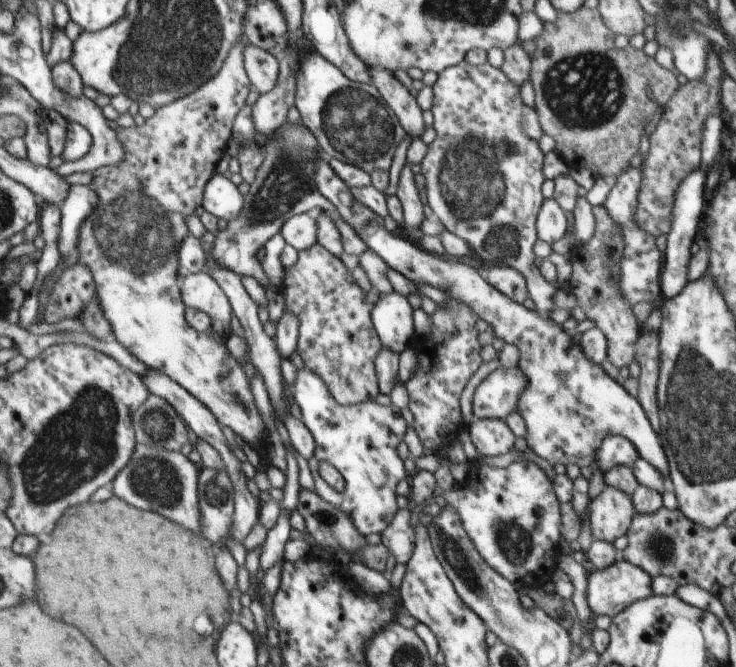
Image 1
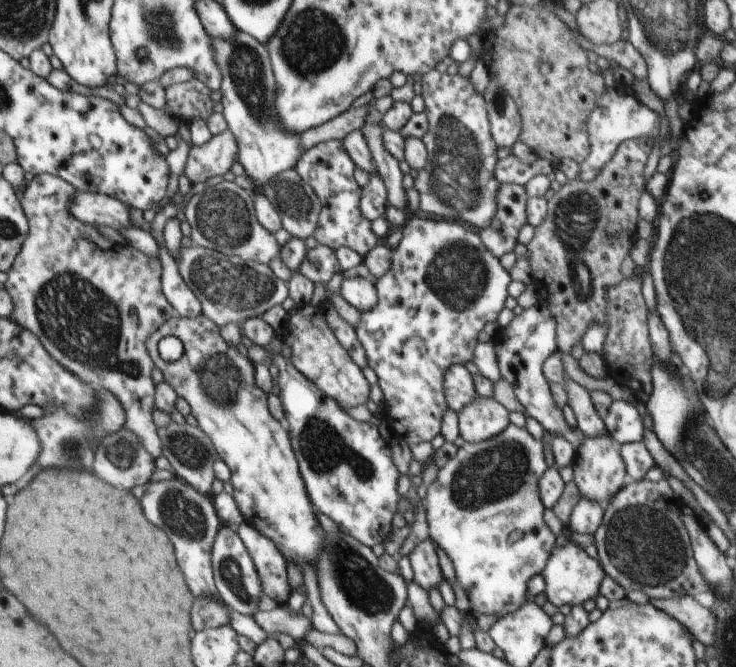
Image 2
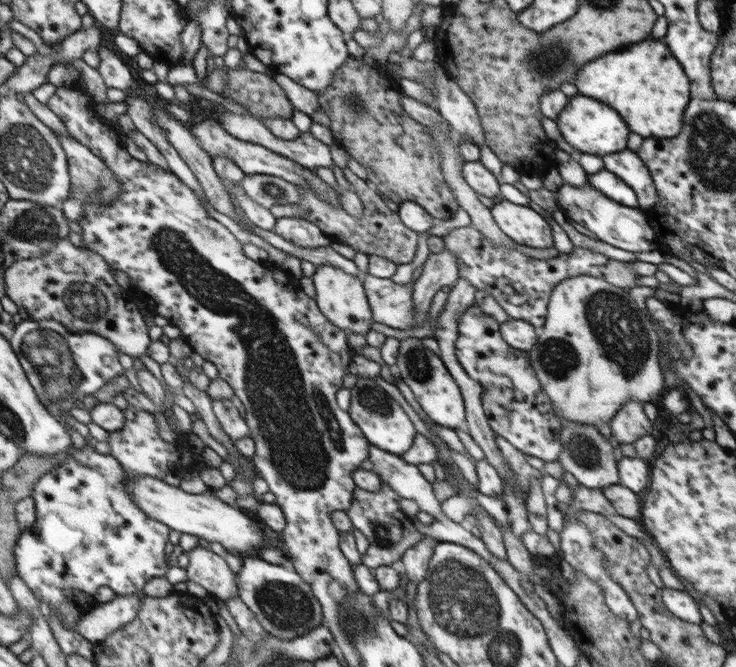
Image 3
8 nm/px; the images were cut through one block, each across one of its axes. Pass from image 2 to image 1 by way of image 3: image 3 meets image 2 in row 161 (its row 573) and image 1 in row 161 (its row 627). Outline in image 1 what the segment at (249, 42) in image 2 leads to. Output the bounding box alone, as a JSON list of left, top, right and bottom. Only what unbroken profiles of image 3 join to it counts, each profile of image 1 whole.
[212,122,336,291]

